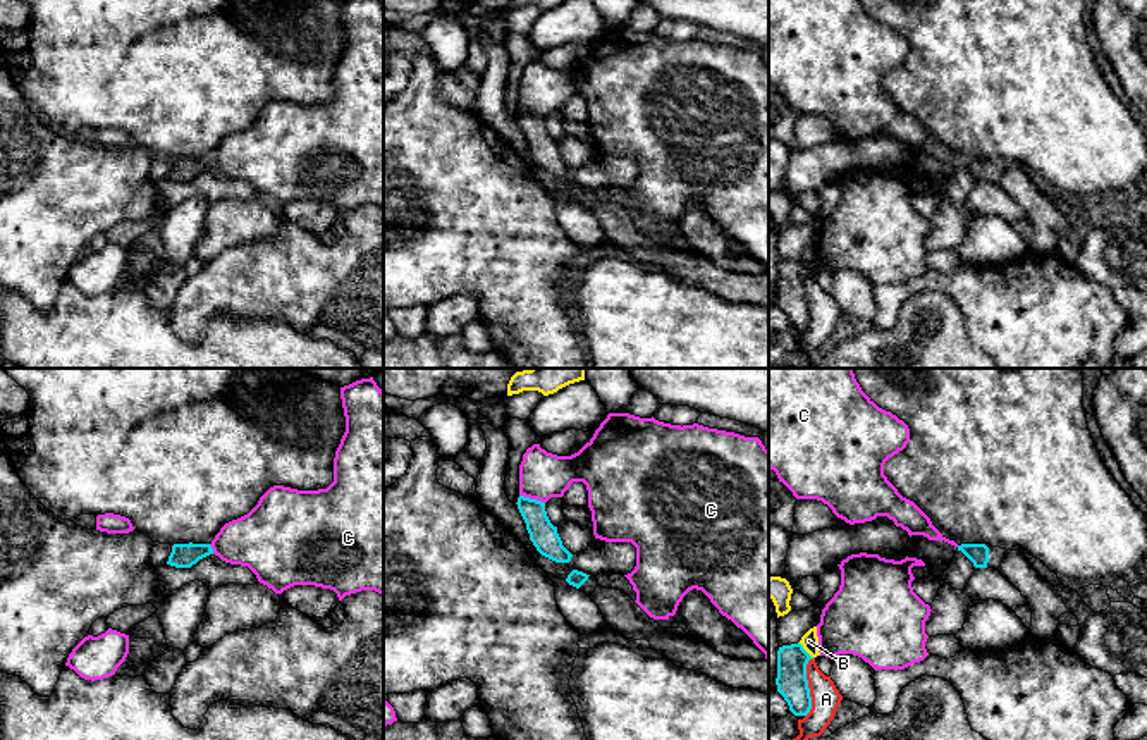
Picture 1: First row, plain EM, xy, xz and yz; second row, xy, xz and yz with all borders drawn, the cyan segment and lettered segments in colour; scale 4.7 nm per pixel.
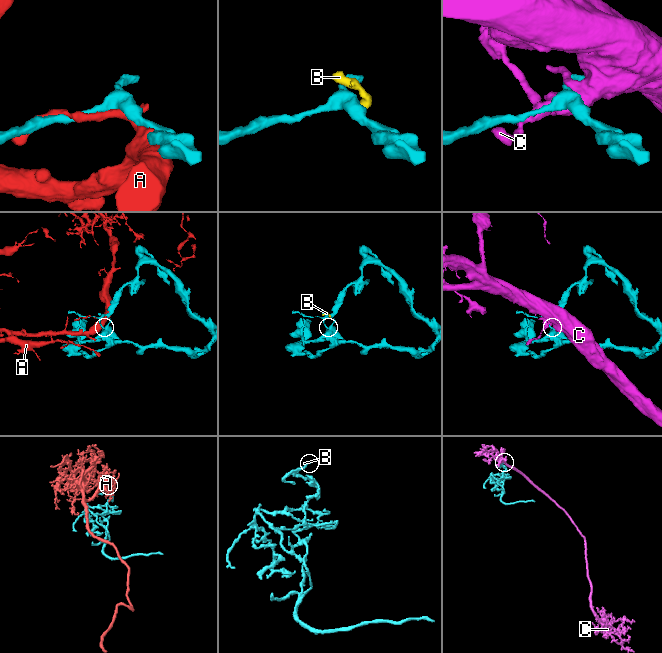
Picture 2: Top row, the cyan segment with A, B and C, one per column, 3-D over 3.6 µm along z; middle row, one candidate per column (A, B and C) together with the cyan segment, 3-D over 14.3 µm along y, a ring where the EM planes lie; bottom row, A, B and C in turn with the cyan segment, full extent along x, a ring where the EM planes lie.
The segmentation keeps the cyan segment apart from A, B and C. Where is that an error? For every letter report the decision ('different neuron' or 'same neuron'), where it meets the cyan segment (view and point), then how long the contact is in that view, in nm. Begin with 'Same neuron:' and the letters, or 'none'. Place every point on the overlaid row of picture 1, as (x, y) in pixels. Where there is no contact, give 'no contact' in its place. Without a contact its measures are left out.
Same neuron: none
A: different neuron; contact yz (807, 687); length 280 nm
B: different neuron; contact yz (805, 651); length 100 nm
C: different neuron; contact xz (532, 499); length 130 nm

